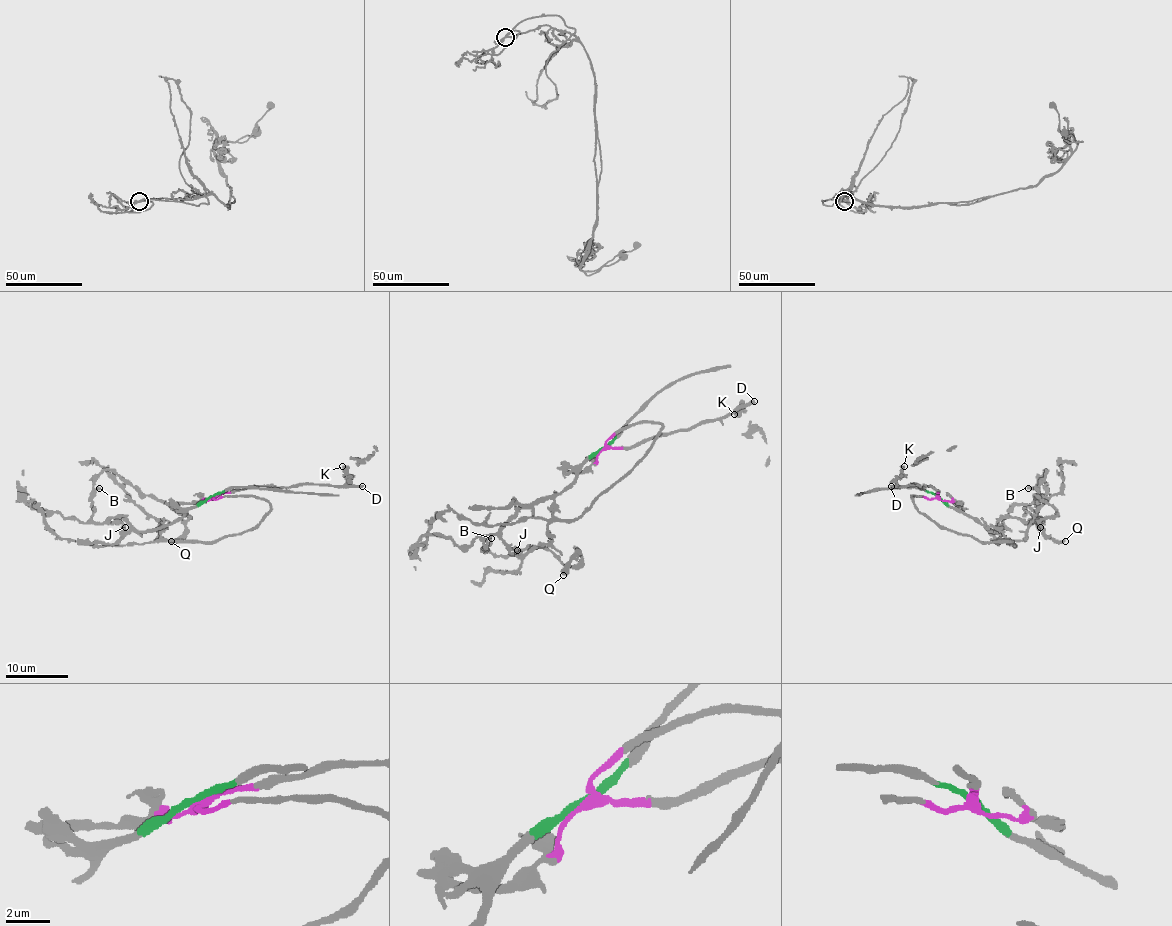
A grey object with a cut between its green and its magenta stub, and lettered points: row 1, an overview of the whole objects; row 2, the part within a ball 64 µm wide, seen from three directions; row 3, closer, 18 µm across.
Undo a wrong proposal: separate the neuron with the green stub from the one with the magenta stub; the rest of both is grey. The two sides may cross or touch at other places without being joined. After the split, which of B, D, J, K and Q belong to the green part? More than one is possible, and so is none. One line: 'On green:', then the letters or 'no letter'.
On green: B, J, Q

